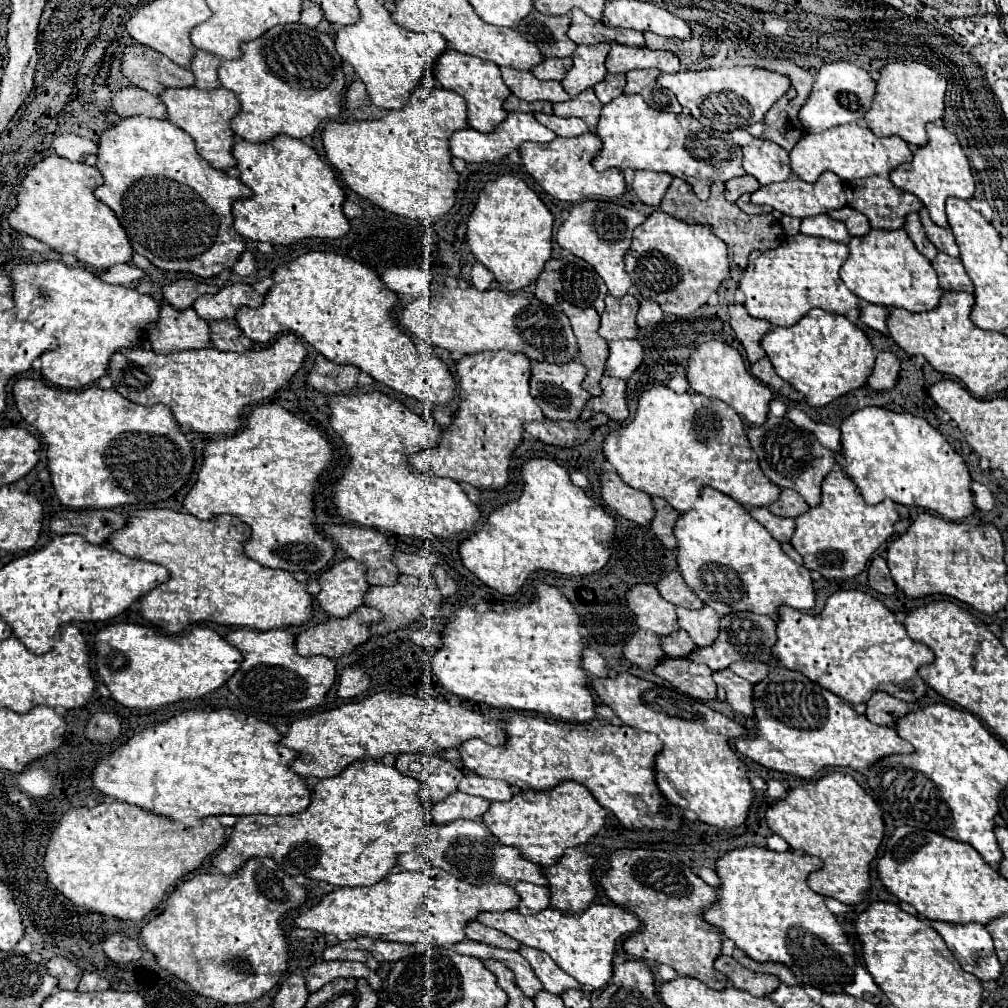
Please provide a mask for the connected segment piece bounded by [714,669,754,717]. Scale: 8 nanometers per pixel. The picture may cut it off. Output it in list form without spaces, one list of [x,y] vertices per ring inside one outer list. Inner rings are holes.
[[[730,669],[714,673],[714,683],[726,689],[726,701],[734,707],[734,711],[746,717],[754,717],[754,697],[752,697],[754,685],[734,675]]]

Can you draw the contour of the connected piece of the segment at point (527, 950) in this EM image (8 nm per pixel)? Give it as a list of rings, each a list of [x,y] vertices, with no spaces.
[[[524,947],[520,949],[520,955],[532,965],[536,977],[542,981],[544,989],[552,995],[562,995],[568,989],[580,989],[584,993],[592,993],[592,989],[588,991],[584,985],[580,985],[574,977],[568,977],[568,973],[564,973],[548,955],[532,949],[532,947]]]

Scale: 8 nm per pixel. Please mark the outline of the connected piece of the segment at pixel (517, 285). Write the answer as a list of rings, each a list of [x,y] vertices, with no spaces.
[[[504,175],[490,181],[480,193],[478,205],[468,219],[466,237],[474,257],[494,273],[496,281],[506,291],[520,291],[538,279],[538,275],[544,271],[544,263],[552,257],[552,227],[554,227],[554,217],[548,211],[548,207],[540,201],[540,197],[520,177]]]

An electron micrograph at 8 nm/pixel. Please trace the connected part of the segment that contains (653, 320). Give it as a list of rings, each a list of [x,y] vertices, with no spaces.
[[[644,299],[640,303],[640,311],[638,311],[638,325],[640,327],[656,325],[656,323],[662,321],[662,317],[664,317],[664,313],[662,313],[662,309],[660,309],[660,305],[656,301]]]

